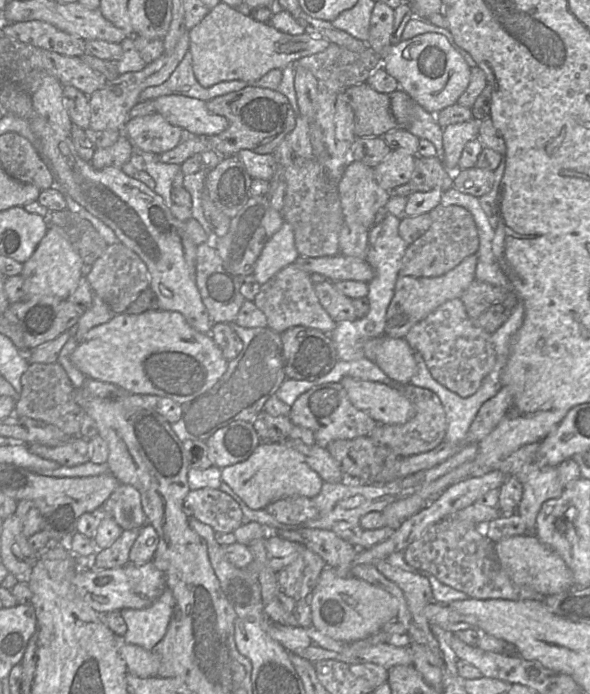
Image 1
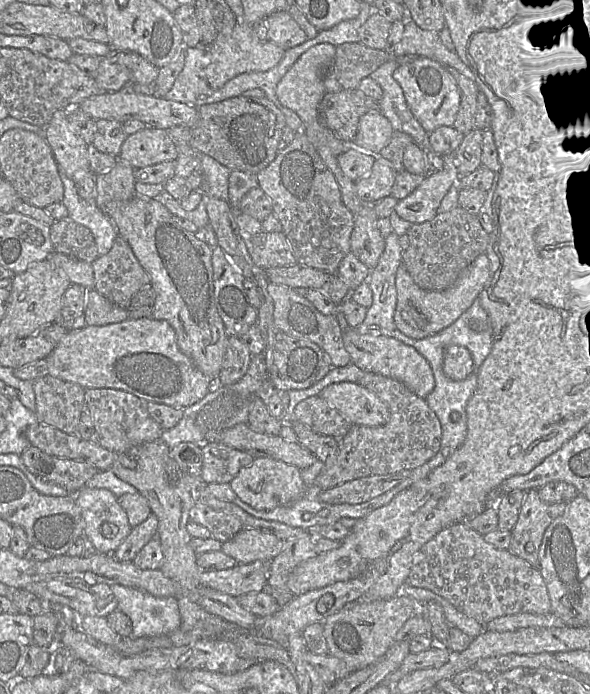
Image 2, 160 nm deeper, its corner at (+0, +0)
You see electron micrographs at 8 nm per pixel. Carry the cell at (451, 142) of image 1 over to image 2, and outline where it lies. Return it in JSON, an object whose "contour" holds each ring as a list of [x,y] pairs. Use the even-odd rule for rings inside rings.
{"contour":[[[454,153],[443,155],[442,169],[430,172],[421,184],[407,197],[398,201],[394,211],[412,224],[433,219],[451,185],[460,178],[455,165]]]}

